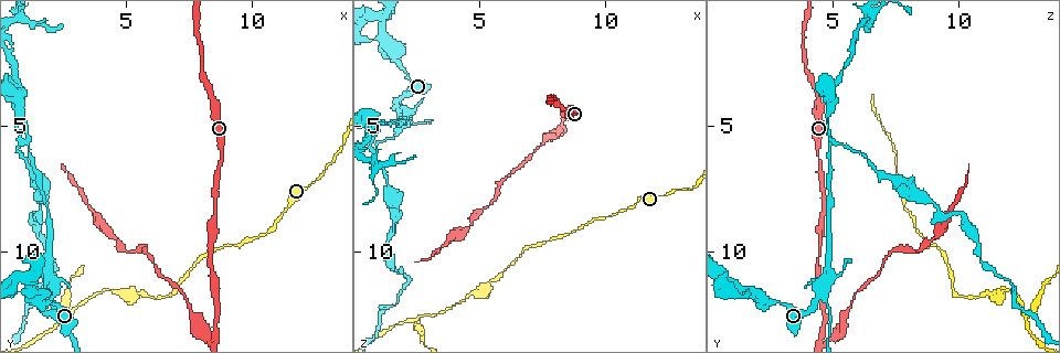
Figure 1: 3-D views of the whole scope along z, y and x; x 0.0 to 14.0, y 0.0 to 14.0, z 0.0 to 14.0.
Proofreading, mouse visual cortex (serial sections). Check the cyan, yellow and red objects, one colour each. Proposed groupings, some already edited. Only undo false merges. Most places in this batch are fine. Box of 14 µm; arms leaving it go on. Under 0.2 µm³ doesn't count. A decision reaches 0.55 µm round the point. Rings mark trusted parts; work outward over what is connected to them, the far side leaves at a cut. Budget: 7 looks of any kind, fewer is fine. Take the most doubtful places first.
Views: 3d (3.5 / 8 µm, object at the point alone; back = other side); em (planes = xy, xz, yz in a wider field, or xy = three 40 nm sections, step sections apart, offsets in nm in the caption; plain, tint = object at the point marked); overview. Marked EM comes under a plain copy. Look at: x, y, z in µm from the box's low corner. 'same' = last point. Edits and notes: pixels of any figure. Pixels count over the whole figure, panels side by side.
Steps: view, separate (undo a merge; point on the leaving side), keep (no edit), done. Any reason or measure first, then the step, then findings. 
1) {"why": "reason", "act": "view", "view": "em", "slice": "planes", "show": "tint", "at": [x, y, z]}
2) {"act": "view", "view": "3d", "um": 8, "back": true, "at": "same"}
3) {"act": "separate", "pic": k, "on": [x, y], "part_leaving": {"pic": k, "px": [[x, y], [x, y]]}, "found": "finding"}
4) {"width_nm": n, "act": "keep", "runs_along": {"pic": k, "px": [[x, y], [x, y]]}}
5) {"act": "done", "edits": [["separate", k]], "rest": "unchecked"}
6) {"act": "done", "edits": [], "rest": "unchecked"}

{"why": "two arms in line, one across", "act": "view", "view": "3d", "um": 3.5, "at": [2.6, 12.6, 12.6]}

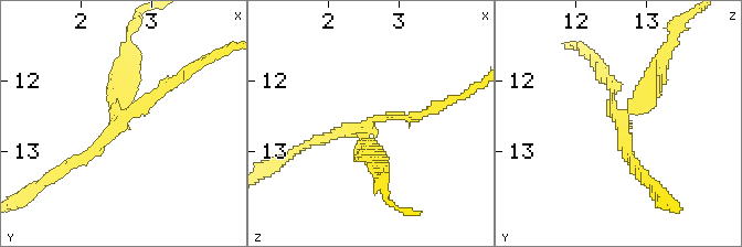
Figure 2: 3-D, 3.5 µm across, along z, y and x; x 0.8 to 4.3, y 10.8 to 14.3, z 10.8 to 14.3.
{"arms": 3, "arm_widths_nm": [150, 150, 250], "act": "view", "view": "em", "slice": "planes", "show": "tint", "at": [2.55, 12.55, 12.65]}

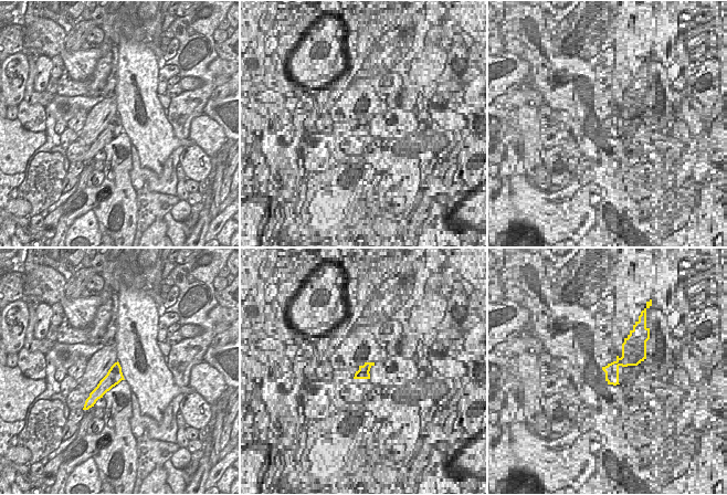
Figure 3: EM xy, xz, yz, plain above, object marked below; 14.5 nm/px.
{"act": "separate", "pic": 2, "on": [657, 89], "part_leaving": {"pic": 2, "px": [[627, 113], [650, 89], [676, 32]]}, "found": "two cells meet here"}

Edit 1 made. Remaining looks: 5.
{"act": "view", "view": "overview"}

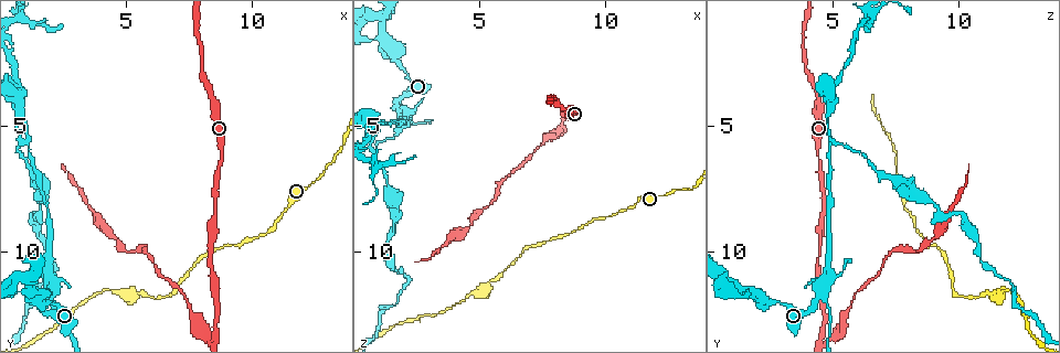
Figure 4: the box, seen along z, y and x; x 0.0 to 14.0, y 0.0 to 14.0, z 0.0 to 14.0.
{"why": "abrupt turn", "act": "view", "view": "3d", "um": 3.5, "at": [8.6, 13.3, 4.5]}

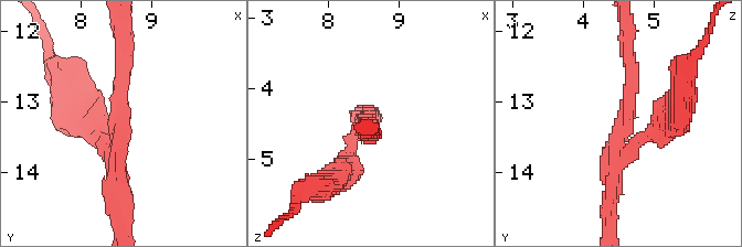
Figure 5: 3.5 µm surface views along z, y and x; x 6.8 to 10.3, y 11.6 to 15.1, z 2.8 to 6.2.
{"why": "now the EM", "act": "view", "view": "em", "slice": "planes", "show": "tint", "at": [8.55, 13.40, 4.55]}

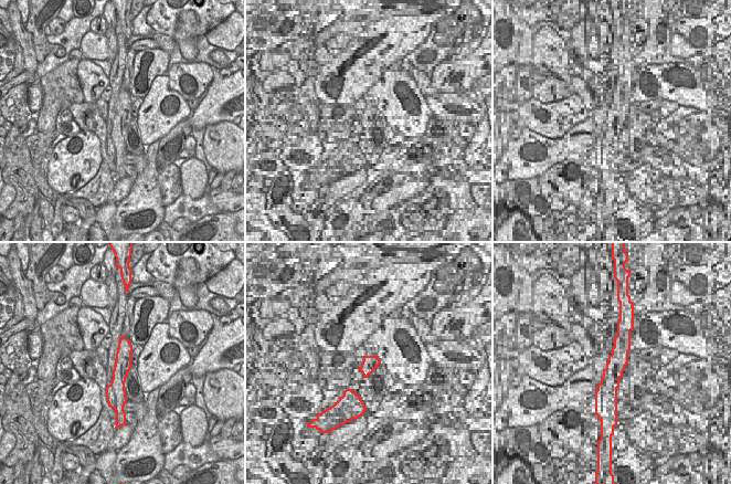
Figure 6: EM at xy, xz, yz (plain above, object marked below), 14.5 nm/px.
{"width_nm": 240, "act": "separate", "pic": 5, "on": [660, 133], "part_leaving": {"pic": 5, "px": [[632, 148], [675, 115], [682, 74]]}, "found": "a second cell is stuck on"}

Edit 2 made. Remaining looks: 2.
{"why": "a narrow waist", "act": "view", "view": "3d", "um": 3.5, "at": [13.0, 6.7, 7.5]}

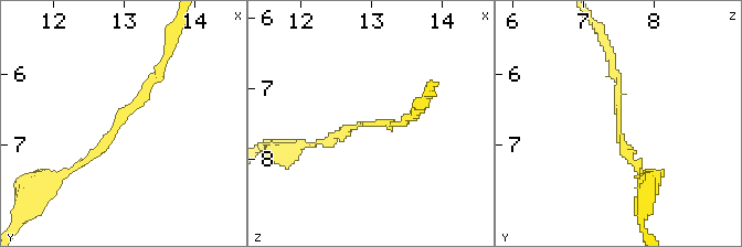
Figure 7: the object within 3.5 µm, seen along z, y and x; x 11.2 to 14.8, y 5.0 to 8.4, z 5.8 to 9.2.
{"arm_widths_nm": [100, 150], "act": "view", "view": "em", "slice": "xy", "step": 3, "show": "tint", "at": [12.95, 6.70, 7.55]}

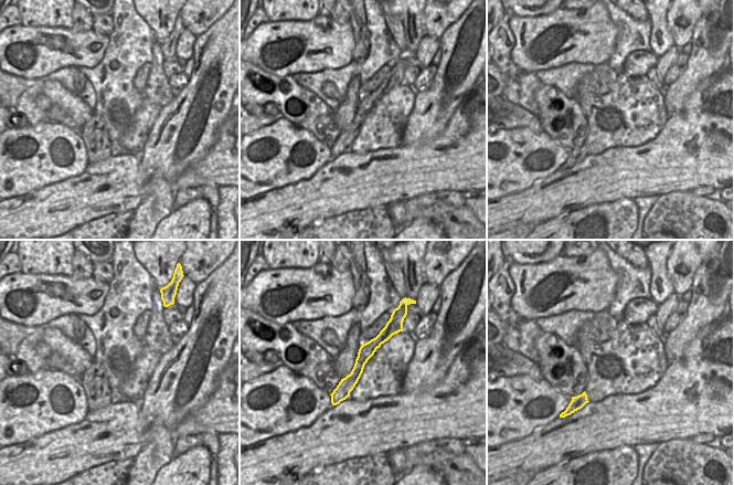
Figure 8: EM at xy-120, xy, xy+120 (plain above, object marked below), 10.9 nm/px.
{"act": "keep", "runs_along": {"pic": 8, "px": [[391, 325], [363, 356], [334, 401]]}, "found": "one cell here"}

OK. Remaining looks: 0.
{"act": "done", "edits": [["separate", 2], ["separate", 5]], "rest": "unchecked"}

